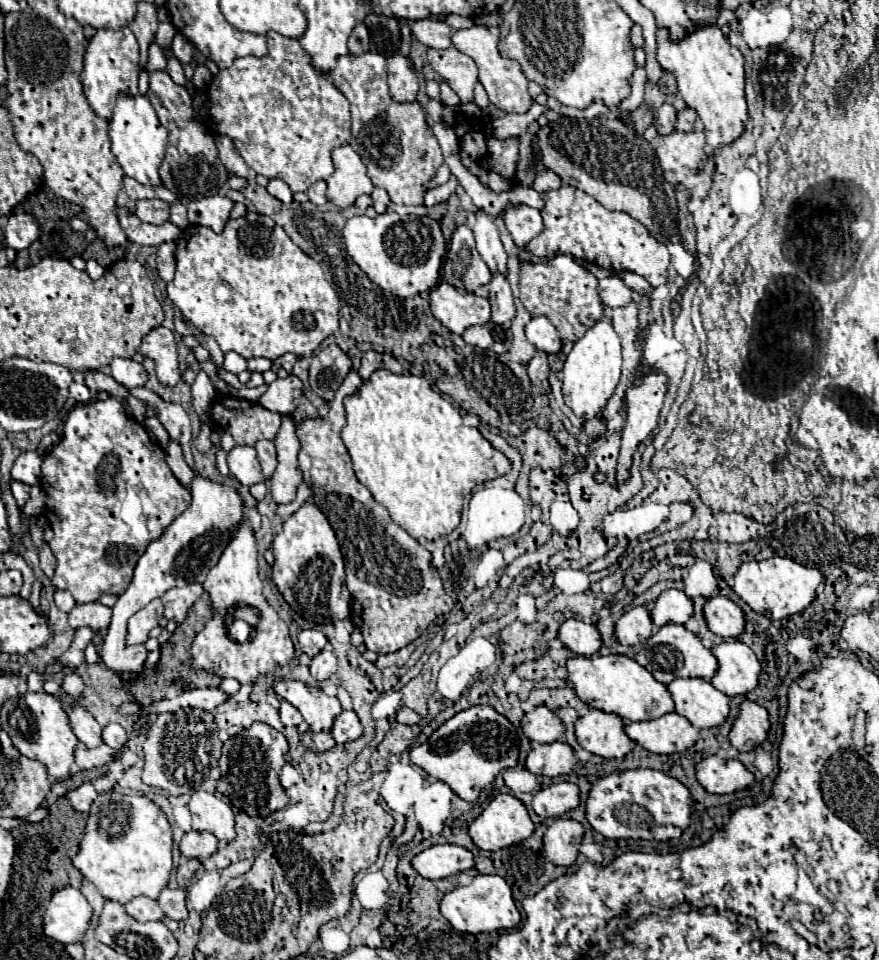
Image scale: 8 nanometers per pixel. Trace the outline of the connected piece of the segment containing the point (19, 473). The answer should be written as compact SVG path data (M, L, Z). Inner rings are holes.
M23 452L11 468L11 478L29 486L37 486L41 480L41 462L43 458L37 452Z

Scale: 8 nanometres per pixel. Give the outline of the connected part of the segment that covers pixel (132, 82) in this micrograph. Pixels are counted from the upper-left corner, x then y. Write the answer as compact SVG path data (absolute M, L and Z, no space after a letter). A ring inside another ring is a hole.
M129 28L121 30L97 30L97 34L89 40L85 60L83 60L83 72L81 72L81 84L85 90L85 96L91 104L91 108L101 118L111 118L115 96L119 92L137 94L137 76L139 76L139 44L137 38Z

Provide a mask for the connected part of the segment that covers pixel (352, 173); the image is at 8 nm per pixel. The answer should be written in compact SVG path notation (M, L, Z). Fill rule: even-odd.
M349 144L335 148L331 158L335 164L335 172L327 180L329 202L339 208L347 208L357 200L357 196L371 194L373 184L367 178L367 168L361 156Z

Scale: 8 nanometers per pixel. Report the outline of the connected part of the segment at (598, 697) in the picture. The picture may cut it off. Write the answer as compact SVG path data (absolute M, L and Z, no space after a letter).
M593 654L593 656L575 656L567 664L567 680L573 684L575 694L591 708L621 716L625 722L641 722L661 718L667 712L675 710L669 690L659 684L643 666L635 660L621 654Z

